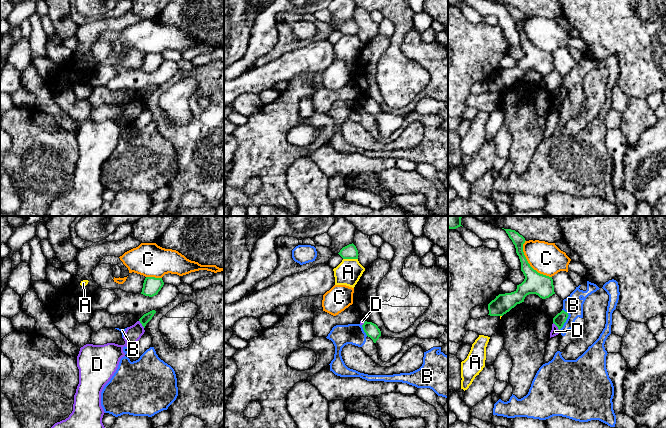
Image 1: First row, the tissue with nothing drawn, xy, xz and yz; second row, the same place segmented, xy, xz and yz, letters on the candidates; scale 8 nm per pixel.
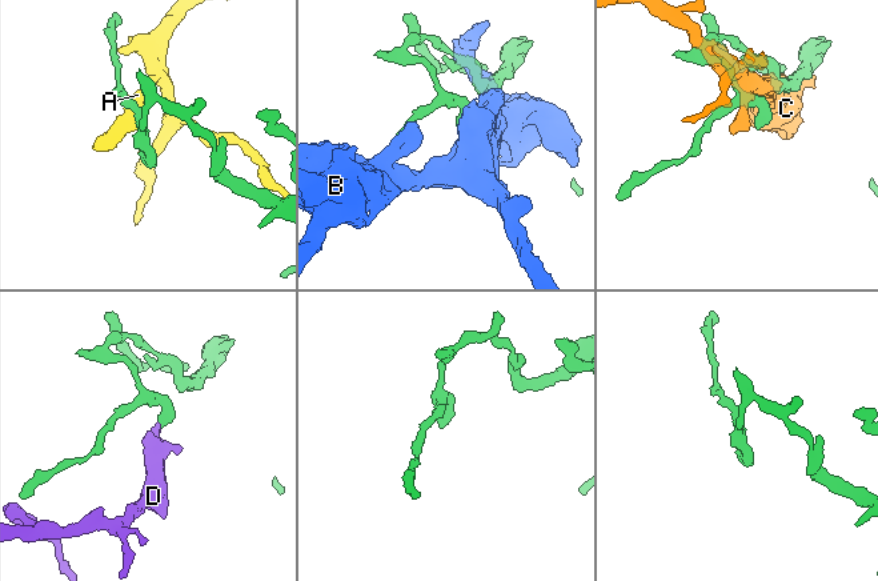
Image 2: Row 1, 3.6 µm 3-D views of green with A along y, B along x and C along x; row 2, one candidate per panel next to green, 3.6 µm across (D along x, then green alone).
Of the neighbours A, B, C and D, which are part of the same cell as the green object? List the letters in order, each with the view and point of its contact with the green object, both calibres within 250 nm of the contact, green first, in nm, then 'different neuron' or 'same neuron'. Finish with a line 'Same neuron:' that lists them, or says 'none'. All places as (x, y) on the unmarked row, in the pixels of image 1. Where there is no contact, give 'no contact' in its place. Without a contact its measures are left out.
A: meets green in xz at (350, 34); 120 nm thick on the green side, 200 nm on the other; different neuron
B: meets green in yz at (566, 95); 90 nm thick on the green side, 160 nm on the other; different neuron
C: meets green in yz at (528, 39); 180 nm thick on the green side, 260 nm on the other; different neuron
D: meets green in yz at (556, 101); 90 nm thick on the green side, 70 nm on the other; different neuron
Same neuron: none

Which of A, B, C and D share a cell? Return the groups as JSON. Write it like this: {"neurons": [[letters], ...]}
{"neurons": [["A"], ["B"], ["C", "D"]]}

